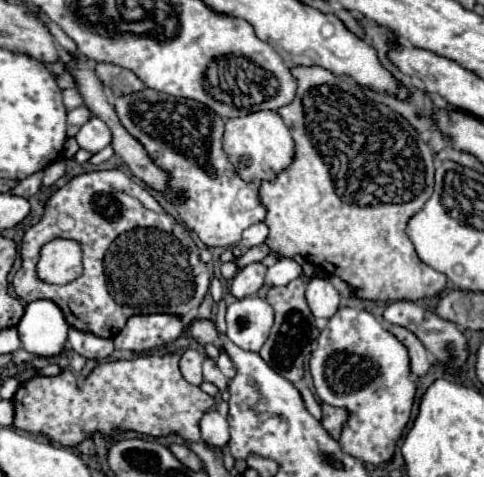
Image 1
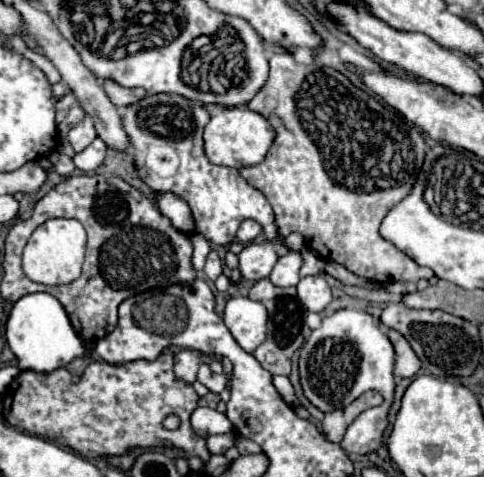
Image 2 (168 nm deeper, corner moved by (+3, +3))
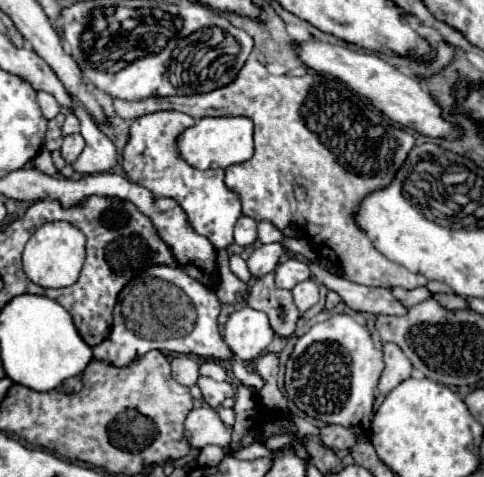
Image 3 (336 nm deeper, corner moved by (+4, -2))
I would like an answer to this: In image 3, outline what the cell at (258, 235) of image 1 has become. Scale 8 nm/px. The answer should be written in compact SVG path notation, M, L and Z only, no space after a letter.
M239 217L235 225L235 243L241 247L253 245L257 239L257 221L249 217Z

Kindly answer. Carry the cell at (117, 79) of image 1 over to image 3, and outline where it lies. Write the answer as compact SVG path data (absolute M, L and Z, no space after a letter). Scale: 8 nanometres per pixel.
M249 59L245 67L239 71L237 79L221 89L215 89L205 95L191 95L191 97L149 97L141 101L125 101L115 99L113 101L115 113L129 121L147 113L175 109L181 113L187 113L197 119L197 115L245 115L253 119L255 123L255 155L239 165L227 167L225 183L229 189L237 191L241 195L243 203L243 215L253 217L255 221L269 221L277 229L289 227L289 223L297 225L305 231L309 243L317 253L331 251L341 269L347 273L347 279L359 285L379 285L379 287L403 287L403 289L415 289L421 285L427 285L427 279L423 275L415 275L407 271L403 265L389 261L385 255L381 255L371 239L357 227L355 215L359 211L361 199L365 195L371 195L373 191L389 187L393 183L393 175L405 165L405 159L409 151L415 147L415 137L391 125L389 119L385 119L377 109L367 105L365 99L361 99L355 91L351 91L345 83L339 79L333 79L329 75L313 73L303 77L289 77L289 75L271 75L265 67L265 63L257 59Z

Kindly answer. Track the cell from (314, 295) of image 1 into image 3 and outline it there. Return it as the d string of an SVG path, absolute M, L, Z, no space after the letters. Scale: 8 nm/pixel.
M313 279L301 281L299 285L293 287L293 299L295 299L295 305L299 307L299 311L305 313L319 301L319 285Z

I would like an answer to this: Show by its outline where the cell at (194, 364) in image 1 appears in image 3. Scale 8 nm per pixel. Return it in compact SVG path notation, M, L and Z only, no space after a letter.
M181 355L175 357L171 361L171 369L173 369L173 379L181 385L195 385L197 377L199 377L199 364L194 357L189 355Z

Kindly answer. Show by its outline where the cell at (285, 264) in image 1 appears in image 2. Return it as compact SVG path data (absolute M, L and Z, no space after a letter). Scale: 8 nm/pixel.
M288 252L286 256L278 258L278 262L268 278L276 286L296 286L300 280L298 278L300 266L302 266L302 256L298 252Z

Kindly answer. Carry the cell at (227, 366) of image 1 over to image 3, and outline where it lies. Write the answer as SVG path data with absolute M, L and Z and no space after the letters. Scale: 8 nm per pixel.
M205 361L199 371L201 371L201 375L207 375L207 377L211 377L215 381L225 381L227 379L225 367L221 363L217 363L217 361Z

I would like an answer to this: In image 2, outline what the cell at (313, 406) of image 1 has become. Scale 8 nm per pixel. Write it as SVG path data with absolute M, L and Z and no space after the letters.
M273 376L273 384L287 404L293 407L299 406L299 403L296 401L294 388L287 376Z

